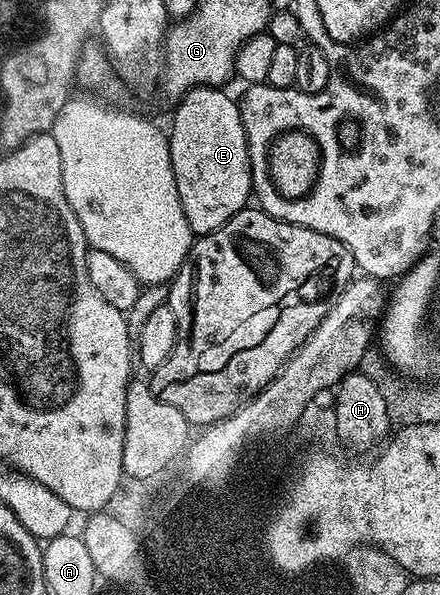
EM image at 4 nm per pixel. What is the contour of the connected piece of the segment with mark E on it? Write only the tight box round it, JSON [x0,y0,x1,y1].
[167,86,253,235]

